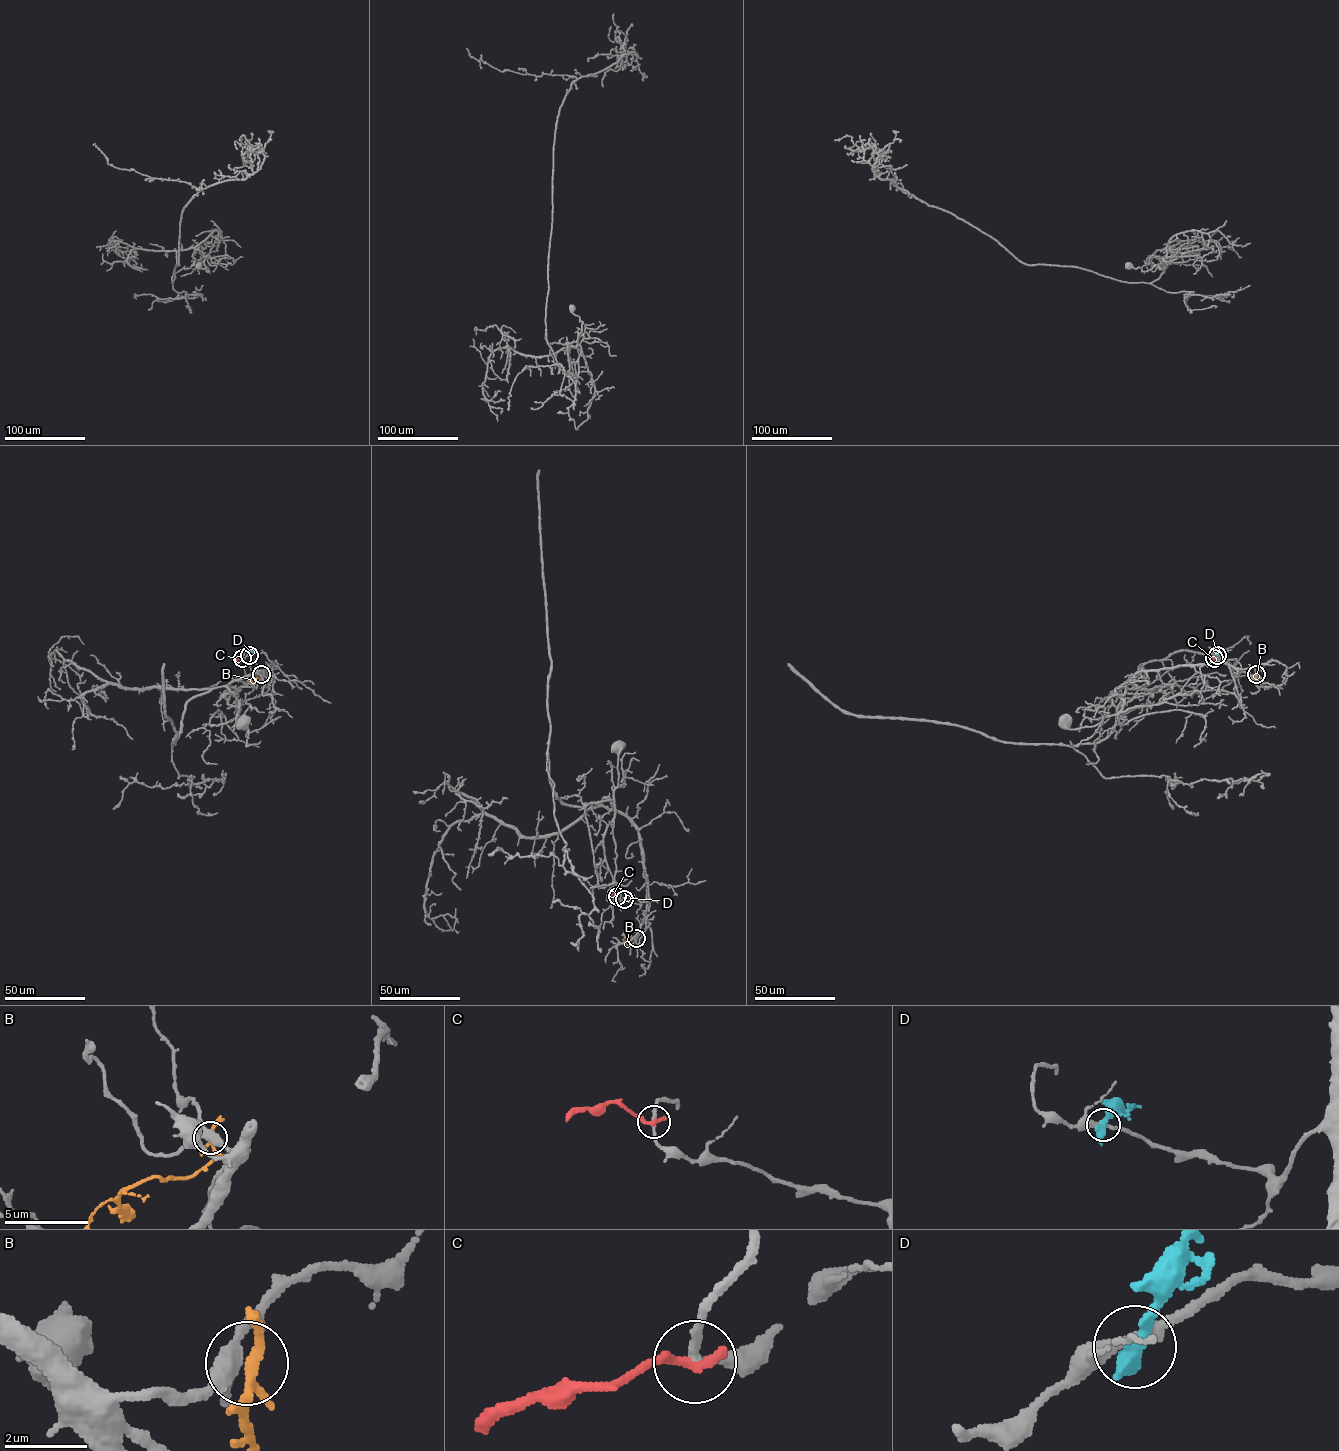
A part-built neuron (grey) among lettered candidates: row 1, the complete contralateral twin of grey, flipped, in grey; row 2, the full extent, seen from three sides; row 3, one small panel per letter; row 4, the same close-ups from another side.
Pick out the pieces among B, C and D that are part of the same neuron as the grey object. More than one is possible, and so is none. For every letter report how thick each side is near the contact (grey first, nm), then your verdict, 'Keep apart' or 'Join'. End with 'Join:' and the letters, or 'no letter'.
B: Thickness 360 nm (grey) against 200 nm. Keep apart
C: Thickness 200 nm (grey) against 320 nm. Keep apart
D: Thickness 320 nm (grey) against 360 nm. Keep apart
Join: no letter

